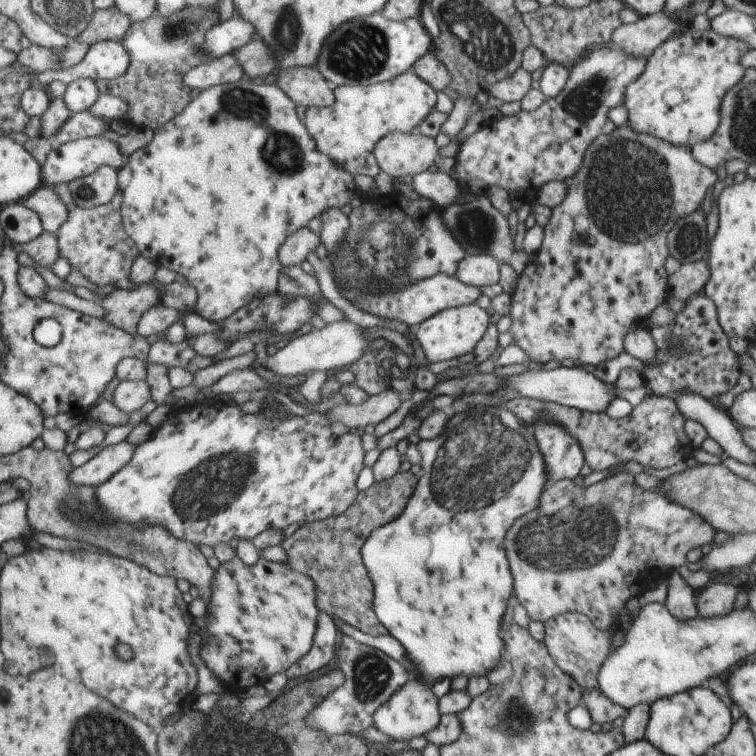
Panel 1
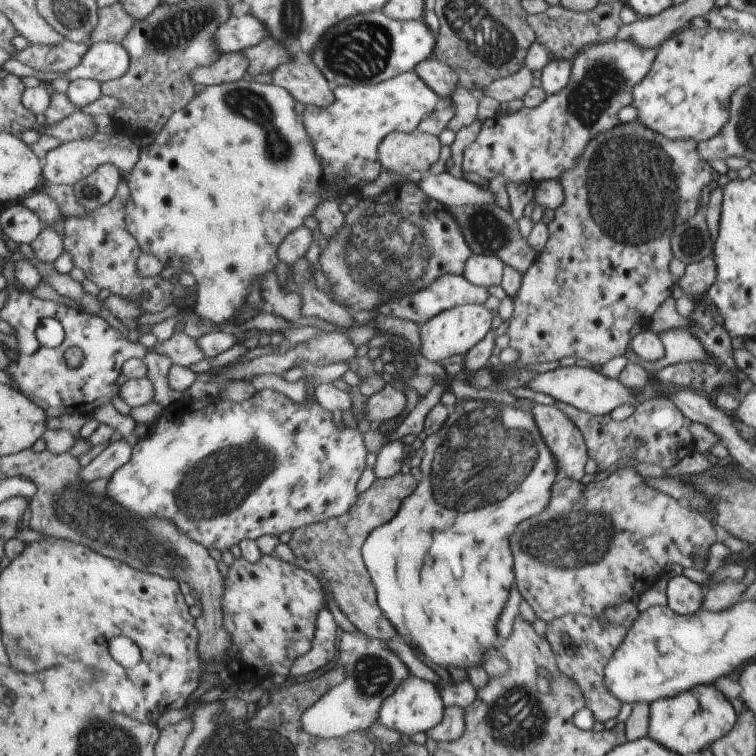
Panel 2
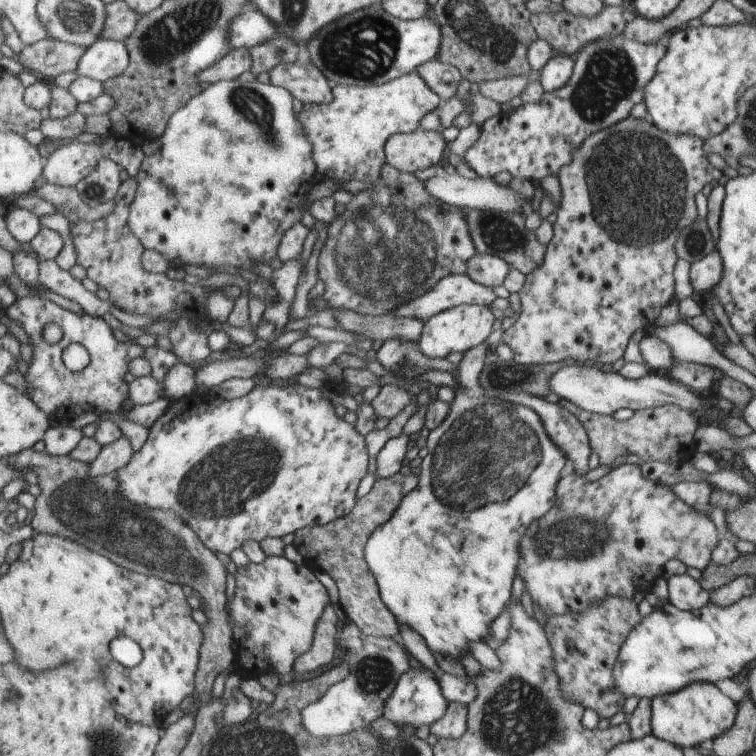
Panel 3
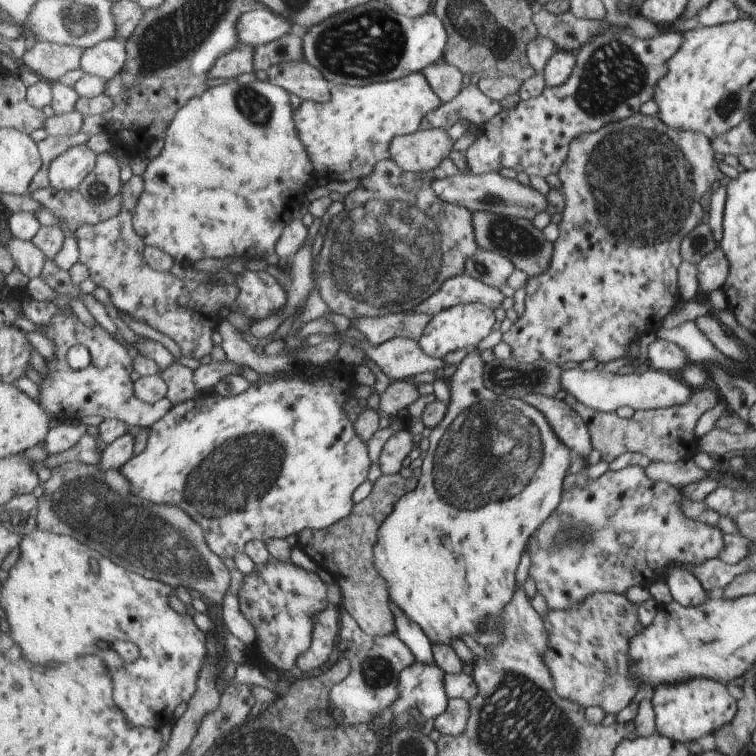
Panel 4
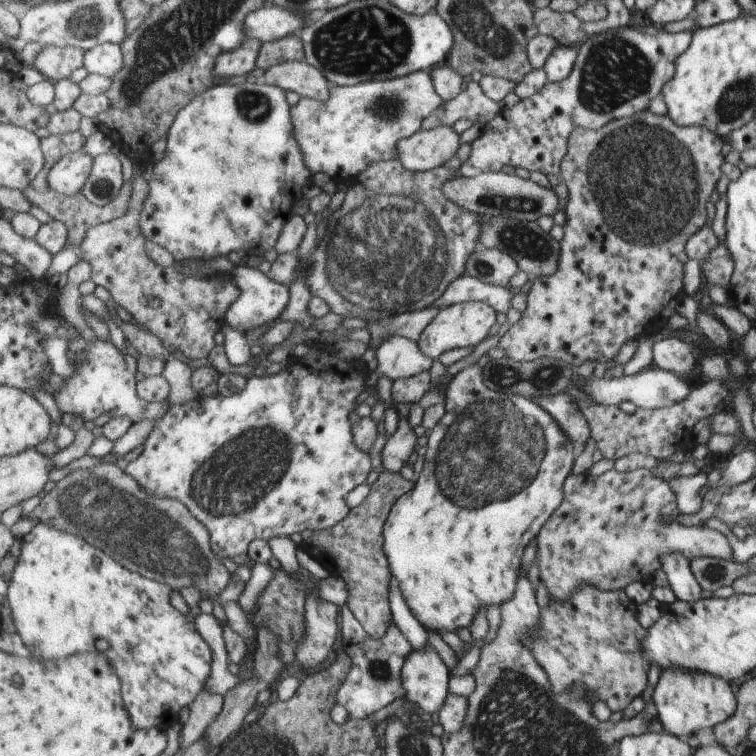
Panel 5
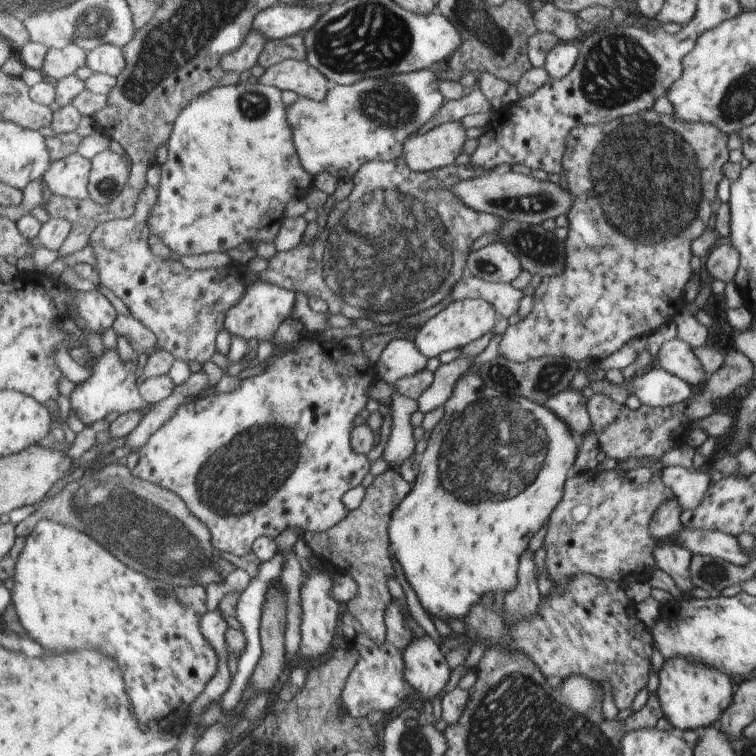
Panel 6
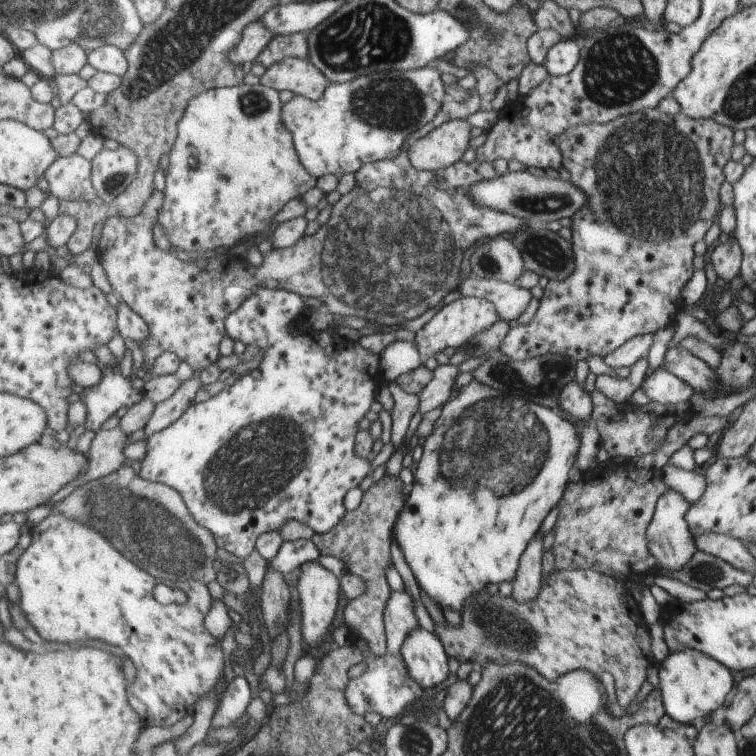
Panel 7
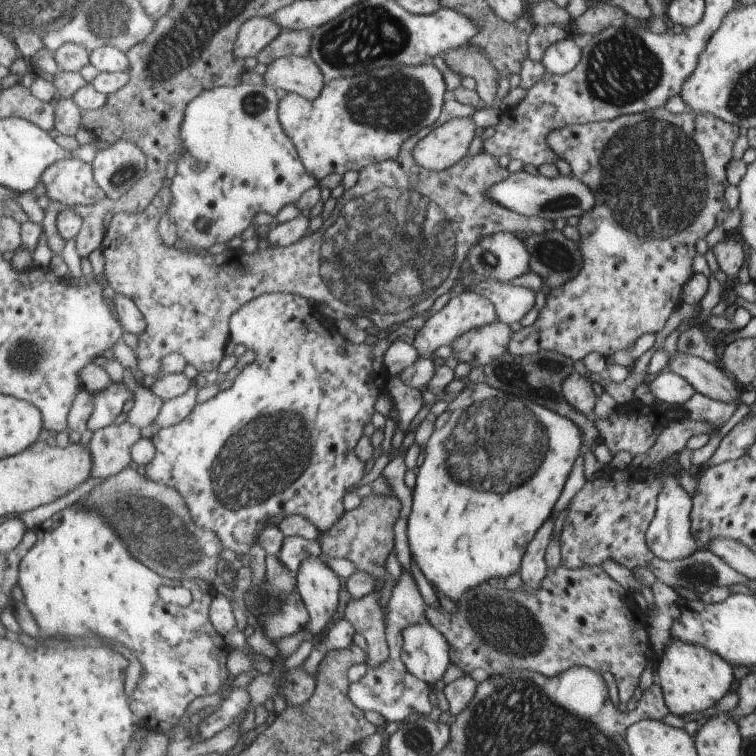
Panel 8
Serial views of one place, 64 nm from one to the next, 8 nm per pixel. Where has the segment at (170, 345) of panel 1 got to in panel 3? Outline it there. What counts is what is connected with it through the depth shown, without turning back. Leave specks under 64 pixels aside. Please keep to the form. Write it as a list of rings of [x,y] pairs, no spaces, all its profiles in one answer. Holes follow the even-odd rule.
[[[129,177],[122,183],[116,200],[116,208],[108,216],[94,221],[73,222],[70,224],[73,236],[73,246],[77,252],[77,265],[84,267],[86,278],[91,279],[99,289],[109,292],[108,300],[118,309],[130,313],[150,314],[160,316],[159,320],[173,320],[175,325],[170,330],[168,337],[172,344],[172,352],[179,357],[180,363],[189,366],[202,364],[203,358],[209,357],[207,335],[196,332],[191,328],[191,317],[205,316],[204,308],[191,308],[197,300],[205,300],[206,294],[212,289],[197,285],[186,284],[182,281],[171,280],[169,276],[149,274],[142,264],[142,255],[146,252],[145,246],[130,230],[130,207],[134,202],[138,190],[138,181]]]

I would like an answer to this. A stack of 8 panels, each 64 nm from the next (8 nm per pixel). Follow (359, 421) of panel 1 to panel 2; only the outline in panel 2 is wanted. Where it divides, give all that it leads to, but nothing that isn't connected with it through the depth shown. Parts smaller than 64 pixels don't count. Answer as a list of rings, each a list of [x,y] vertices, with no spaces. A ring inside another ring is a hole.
[[[388,383],[376,394],[366,398],[364,420],[383,423],[397,417],[405,408],[406,399],[401,391],[391,388]]]

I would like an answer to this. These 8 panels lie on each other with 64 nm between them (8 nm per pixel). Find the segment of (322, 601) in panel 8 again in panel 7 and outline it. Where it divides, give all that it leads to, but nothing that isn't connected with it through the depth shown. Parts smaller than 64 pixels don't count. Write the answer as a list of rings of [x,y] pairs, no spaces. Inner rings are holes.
[[[308,561],[299,568],[300,574],[296,580],[296,590],[301,612],[300,634],[302,642],[307,645],[307,650],[317,646],[327,634],[331,621],[337,610],[338,578],[335,578],[329,570],[325,570],[318,562]]]

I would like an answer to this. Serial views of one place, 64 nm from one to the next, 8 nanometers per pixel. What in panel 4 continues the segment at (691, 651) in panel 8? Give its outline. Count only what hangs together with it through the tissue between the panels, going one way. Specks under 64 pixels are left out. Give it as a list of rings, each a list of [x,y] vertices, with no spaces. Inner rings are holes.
[[[688,679],[677,685],[660,685],[650,699],[656,733],[671,741],[693,743],[731,723],[736,716],[735,700],[725,692],[725,684],[721,684],[708,679]]]

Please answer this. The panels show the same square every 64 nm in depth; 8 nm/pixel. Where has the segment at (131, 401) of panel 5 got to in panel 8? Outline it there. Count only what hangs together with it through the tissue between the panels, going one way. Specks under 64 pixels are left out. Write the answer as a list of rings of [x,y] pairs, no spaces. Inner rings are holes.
[[[111,382],[109,386],[94,392],[94,412],[88,423],[88,429],[93,432],[109,427],[115,418],[121,414],[127,400],[132,399],[132,393],[128,392],[122,383]]]

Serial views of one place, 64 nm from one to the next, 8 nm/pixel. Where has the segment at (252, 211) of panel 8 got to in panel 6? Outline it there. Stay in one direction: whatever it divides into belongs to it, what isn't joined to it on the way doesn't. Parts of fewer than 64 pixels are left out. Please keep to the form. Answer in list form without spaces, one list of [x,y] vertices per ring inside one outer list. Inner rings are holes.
[[[245,82],[235,85],[221,85],[220,88],[213,88],[210,92],[205,92],[199,96],[199,100],[191,100],[191,104],[187,104],[187,107],[174,123],[174,129],[167,147],[167,160],[161,165],[161,177],[157,187],[158,200],[155,206],[151,208],[148,226],[150,234],[159,236],[172,251],[175,259],[181,258],[181,256],[199,256],[213,252],[225,253],[228,249],[233,249],[243,242],[251,244],[254,248],[262,242],[273,242],[280,230],[279,224],[282,224],[281,216],[283,216],[285,204],[297,194],[301,198],[301,194],[305,194],[305,190],[311,182],[311,176],[301,167],[294,145],[291,144],[291,128],[286,120],[285,106],[281,102],[281,92],[277,88],[261,85],[259,82],[255,84]]]

